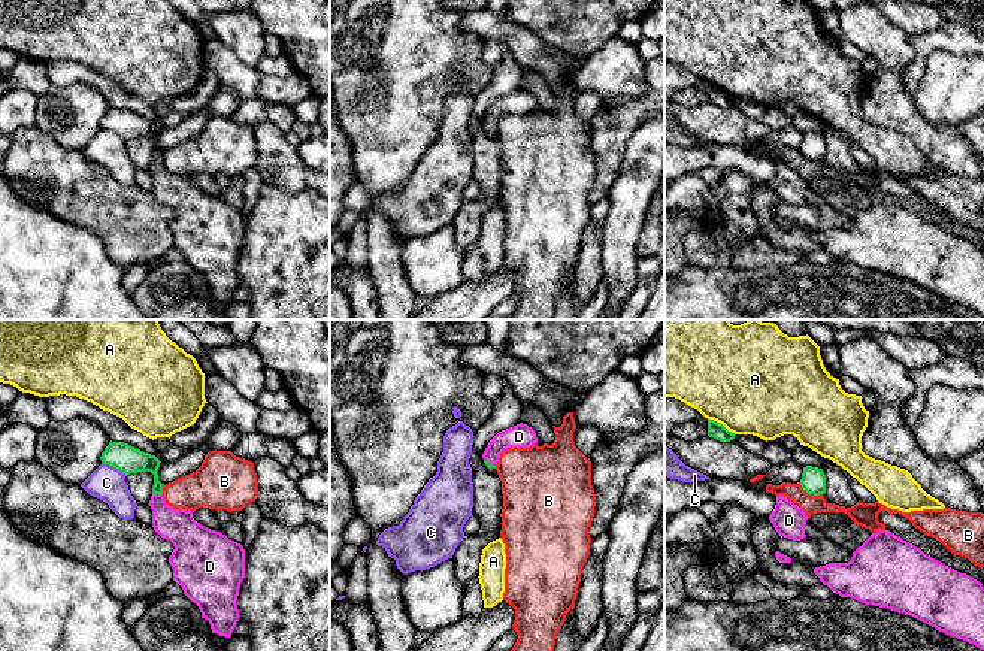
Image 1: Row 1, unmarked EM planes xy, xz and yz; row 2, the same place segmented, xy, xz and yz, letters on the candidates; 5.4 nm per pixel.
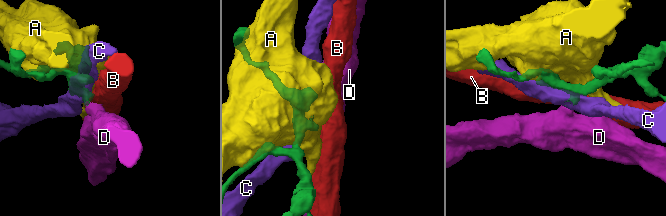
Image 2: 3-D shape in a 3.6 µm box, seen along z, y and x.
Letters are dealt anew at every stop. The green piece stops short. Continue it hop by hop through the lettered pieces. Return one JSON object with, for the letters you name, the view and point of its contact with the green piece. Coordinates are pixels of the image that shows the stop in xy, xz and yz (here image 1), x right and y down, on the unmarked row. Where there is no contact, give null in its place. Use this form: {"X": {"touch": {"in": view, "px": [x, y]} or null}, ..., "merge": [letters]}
{"D": {"touch": {"in": "xy", "px": [157, 159]}}, "merge": ["D"]}

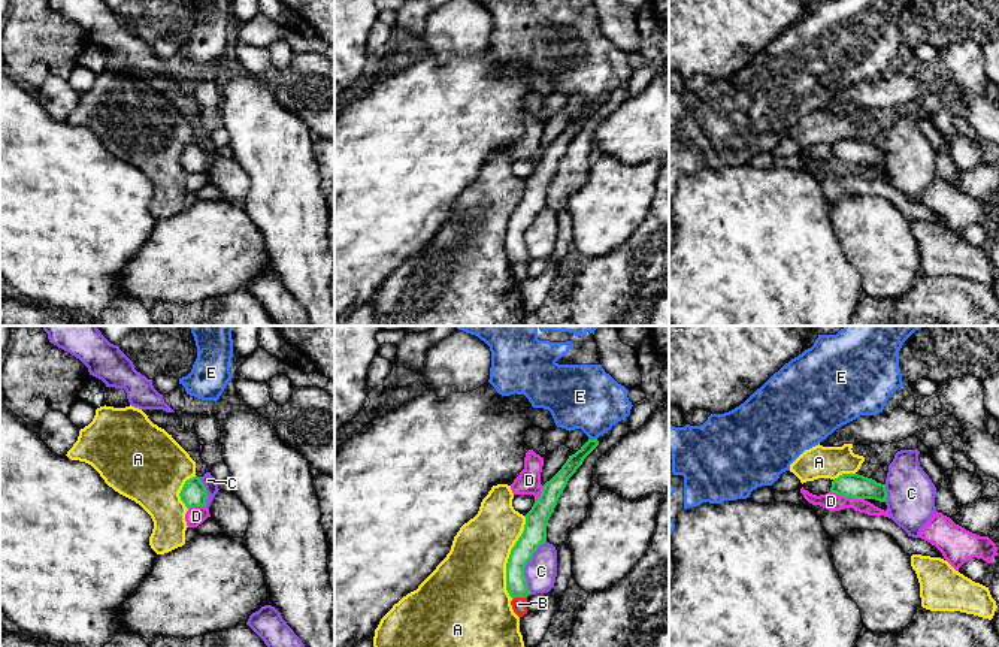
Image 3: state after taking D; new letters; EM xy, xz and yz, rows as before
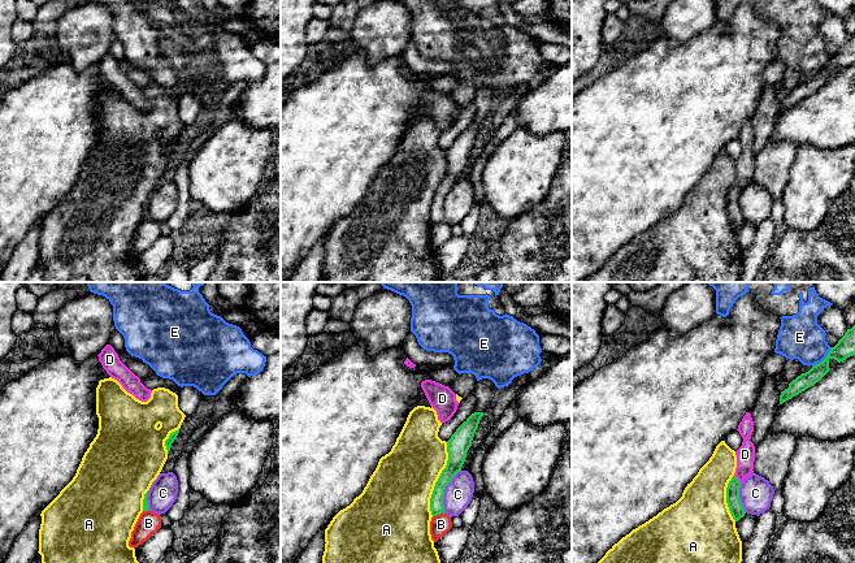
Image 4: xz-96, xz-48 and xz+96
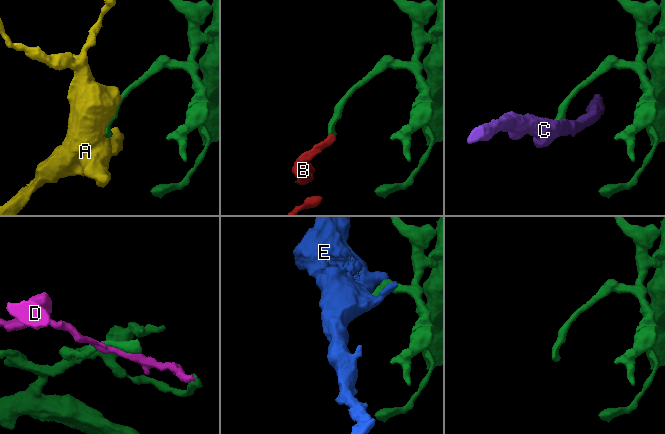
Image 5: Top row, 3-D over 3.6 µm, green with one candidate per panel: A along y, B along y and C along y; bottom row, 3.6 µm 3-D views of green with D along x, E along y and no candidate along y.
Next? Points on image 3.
{"merge": []}

